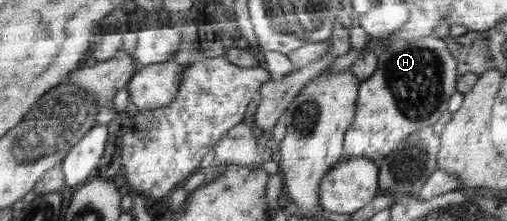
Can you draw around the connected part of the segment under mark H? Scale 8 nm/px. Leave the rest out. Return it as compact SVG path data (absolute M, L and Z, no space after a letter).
M429 35L413 41L399 40L388 48L378 56L375 73L364 82L360 82L355 115L344 135L343 153L347 158L375 159L389 155L412 133L432 127L447 111L449 98L456 92L458 63L451 57L443 38Z

